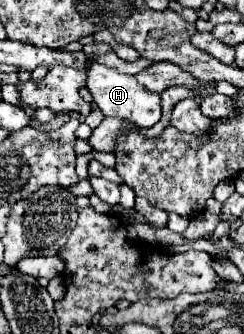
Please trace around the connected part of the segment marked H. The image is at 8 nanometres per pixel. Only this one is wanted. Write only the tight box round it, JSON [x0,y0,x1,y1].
[87,62,161,128]

